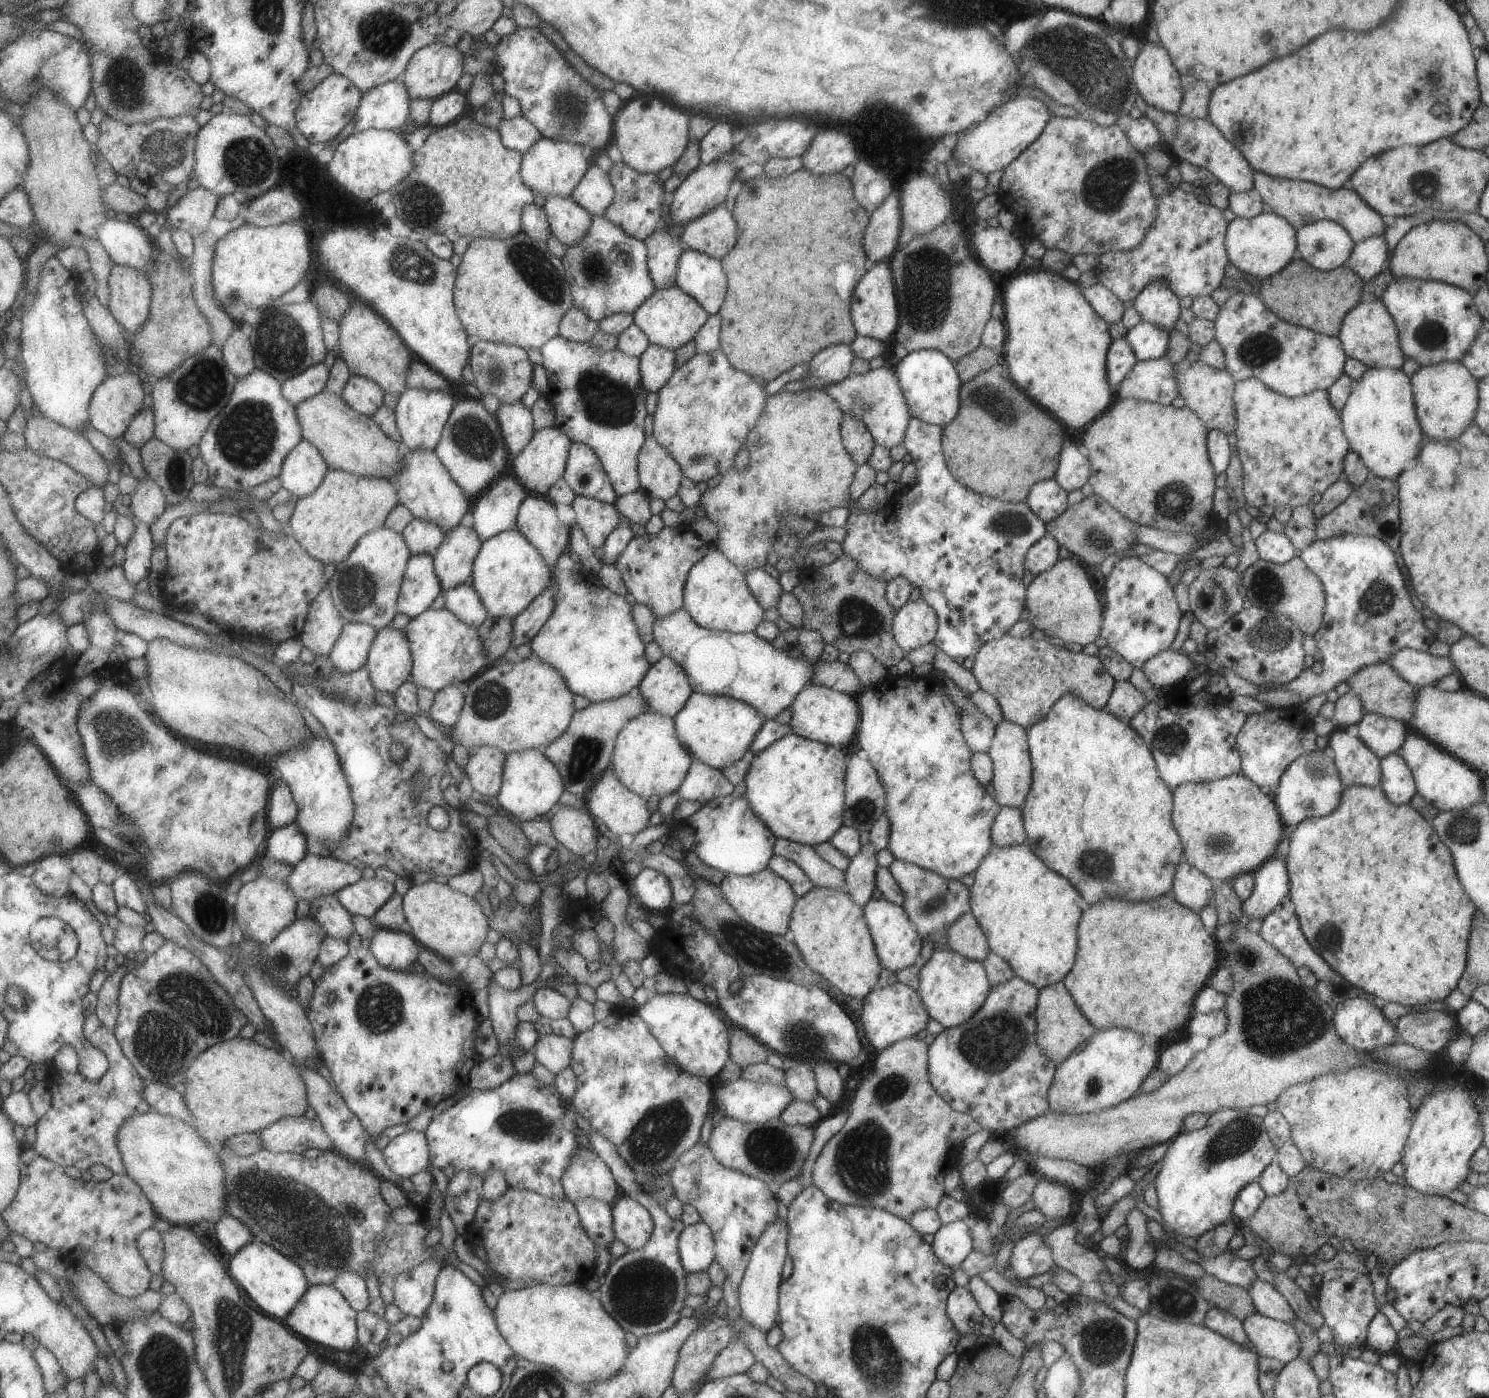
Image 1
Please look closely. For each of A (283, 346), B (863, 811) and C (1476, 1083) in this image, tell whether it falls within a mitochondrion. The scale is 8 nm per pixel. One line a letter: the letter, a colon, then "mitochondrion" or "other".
A: mitochondrion
B: mitochondrion
C: other

